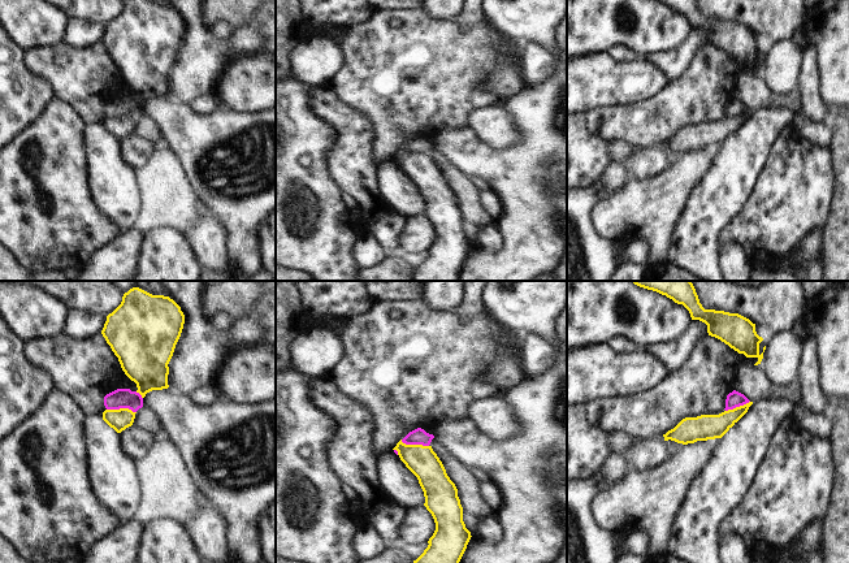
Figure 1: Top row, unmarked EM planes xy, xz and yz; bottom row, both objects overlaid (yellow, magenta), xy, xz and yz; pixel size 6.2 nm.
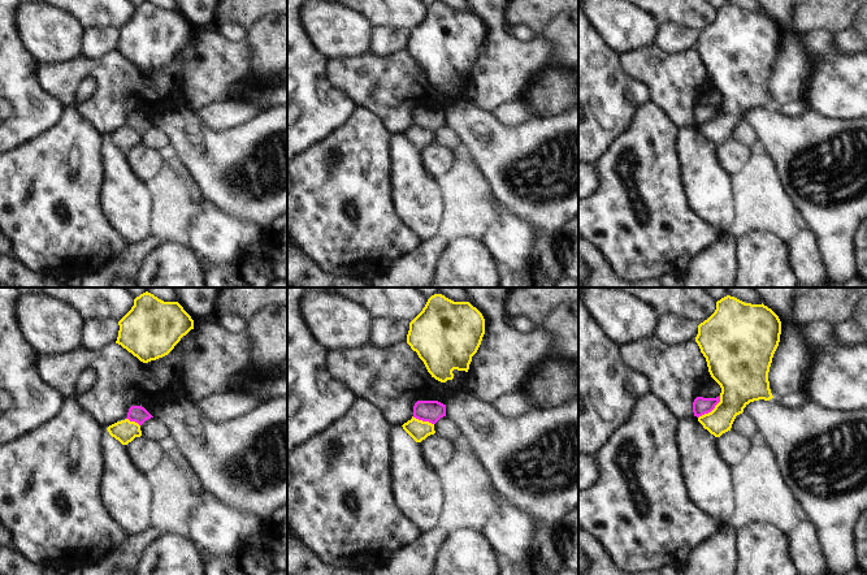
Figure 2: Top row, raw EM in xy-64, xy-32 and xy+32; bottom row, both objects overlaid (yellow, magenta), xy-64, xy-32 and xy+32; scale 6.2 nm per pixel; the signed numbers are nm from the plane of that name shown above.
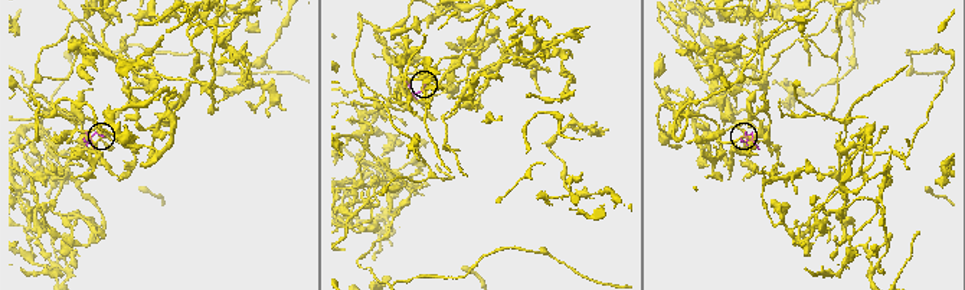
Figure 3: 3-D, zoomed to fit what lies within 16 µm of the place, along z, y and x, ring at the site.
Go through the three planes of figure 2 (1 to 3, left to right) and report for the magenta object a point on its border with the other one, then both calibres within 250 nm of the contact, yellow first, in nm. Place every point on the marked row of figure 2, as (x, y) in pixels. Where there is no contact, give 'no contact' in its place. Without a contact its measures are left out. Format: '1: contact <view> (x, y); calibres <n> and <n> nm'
1: contact xy-64 (133, 422); calibres 140 and 110 nm
2: contact xy-32 (421, 420); calibres 120 and 140 nm
3: contact xy+32 (712, 410); calibres 260 and 110 nm

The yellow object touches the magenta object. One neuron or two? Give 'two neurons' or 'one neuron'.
two neurons

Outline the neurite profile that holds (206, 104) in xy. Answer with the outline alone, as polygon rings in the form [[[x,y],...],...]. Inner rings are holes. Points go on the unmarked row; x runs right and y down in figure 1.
[[[209,92],[195,98],[190,103],[190,109],[198,116],[209,116],[215,111],[222,109],[225,105],[221,103],[216,92]]]

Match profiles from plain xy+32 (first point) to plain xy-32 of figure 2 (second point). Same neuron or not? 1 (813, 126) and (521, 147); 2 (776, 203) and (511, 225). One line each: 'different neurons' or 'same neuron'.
1: same neuron
2: different neurons

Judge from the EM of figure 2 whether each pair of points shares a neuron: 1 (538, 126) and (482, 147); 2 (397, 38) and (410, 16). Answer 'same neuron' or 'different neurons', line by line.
1: same neuron
2: different neurons

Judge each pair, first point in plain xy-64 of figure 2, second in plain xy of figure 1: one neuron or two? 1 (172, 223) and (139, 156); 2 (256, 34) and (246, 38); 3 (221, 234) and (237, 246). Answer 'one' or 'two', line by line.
1: two
2: two
3: two

